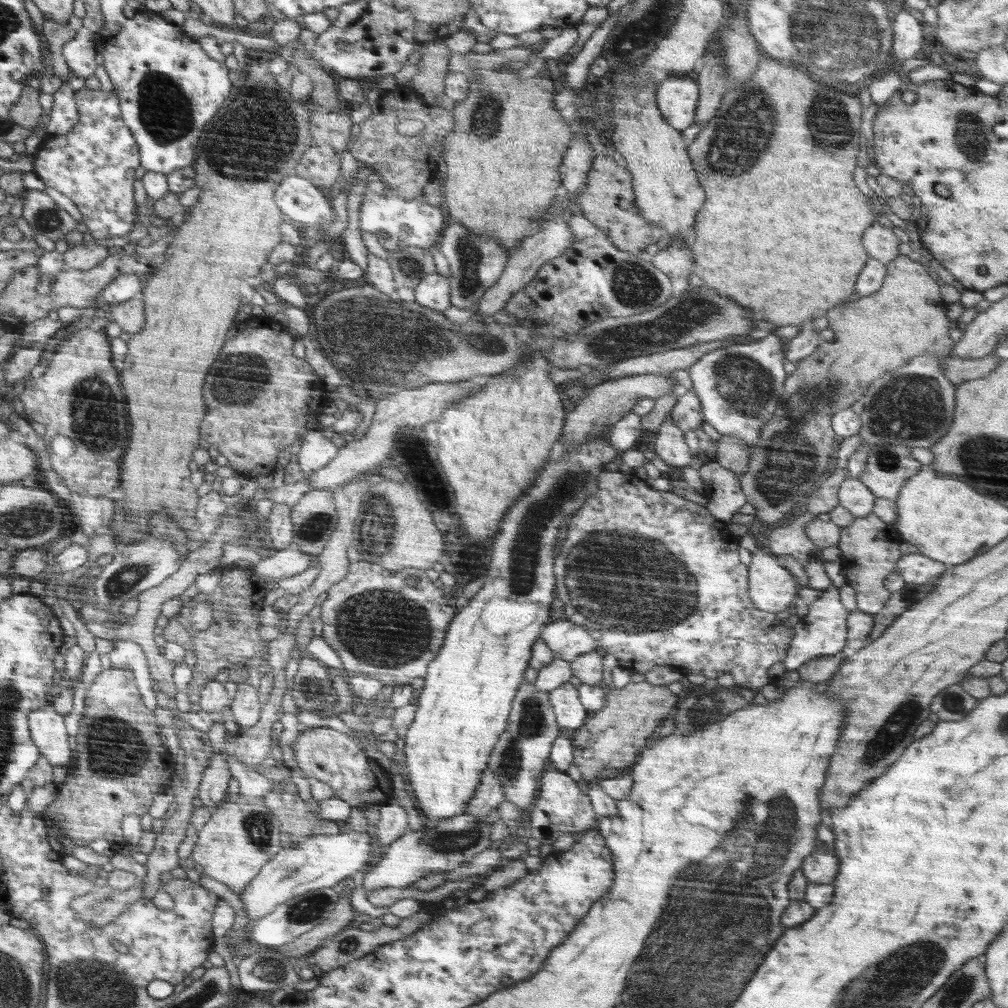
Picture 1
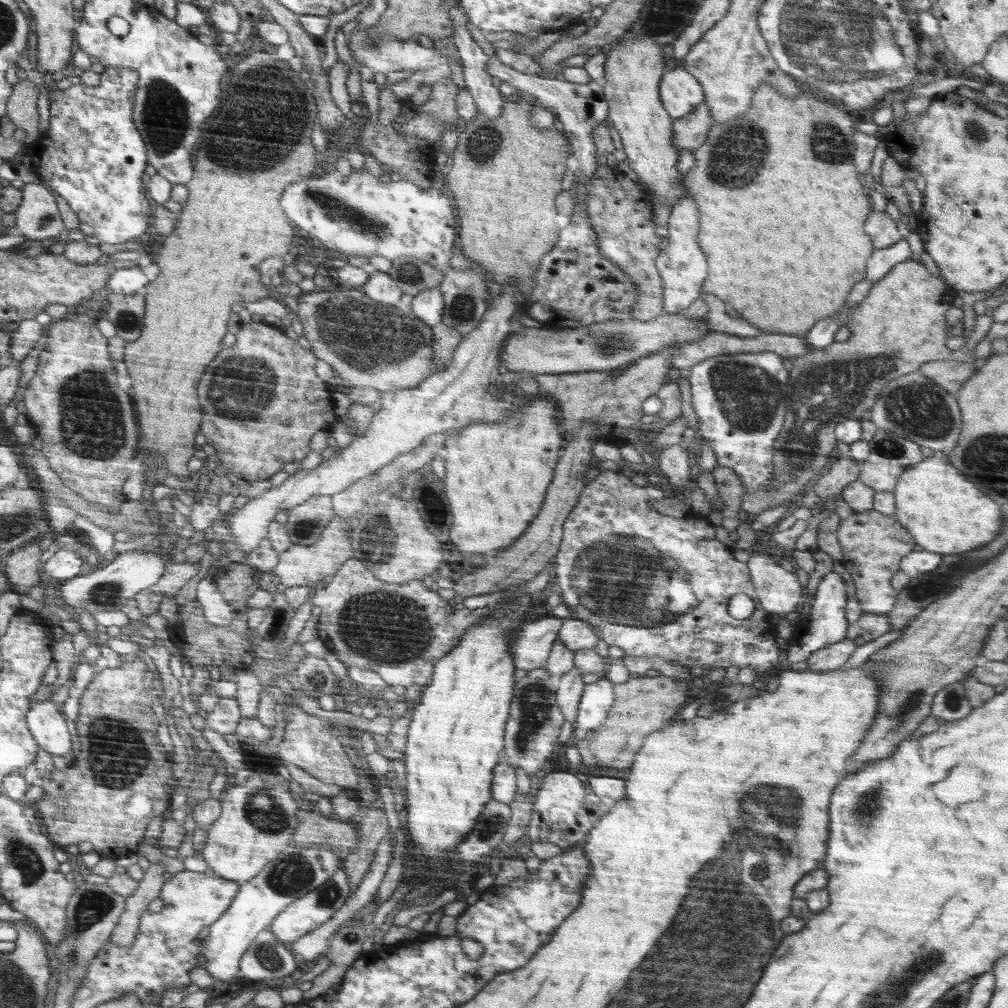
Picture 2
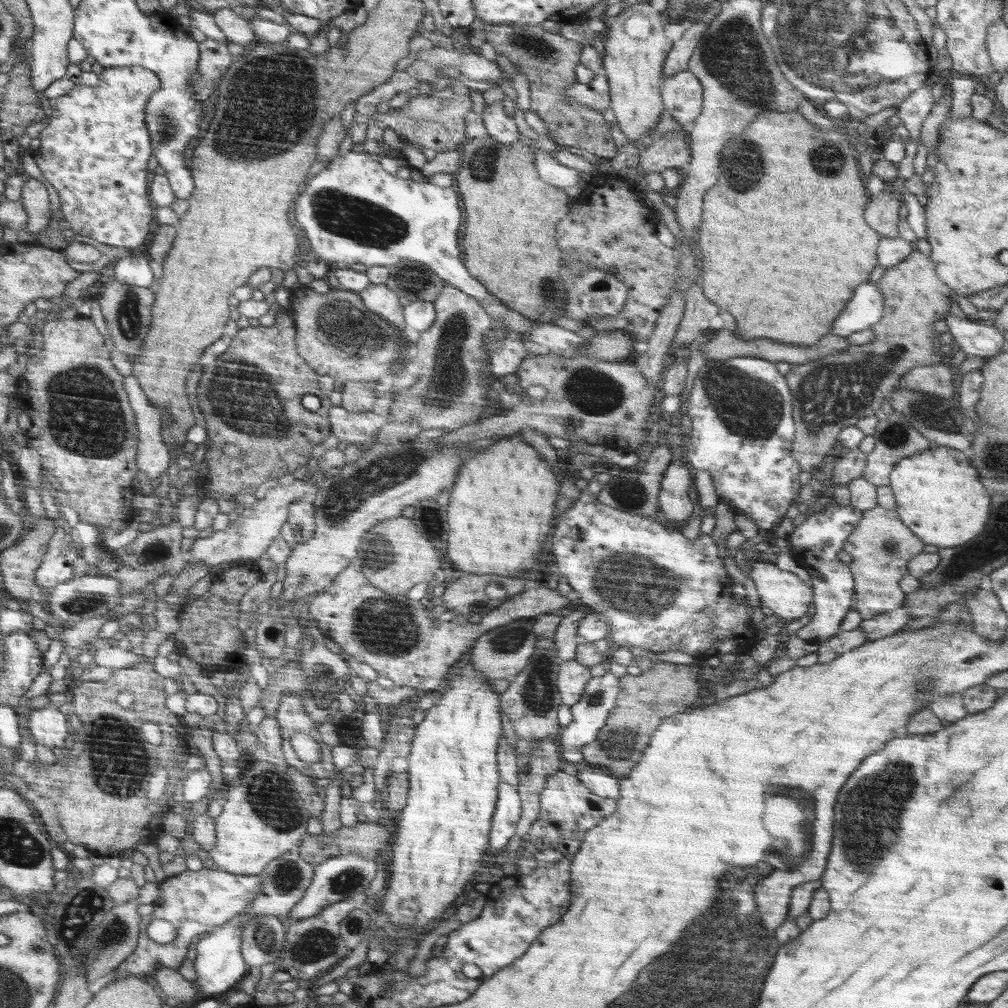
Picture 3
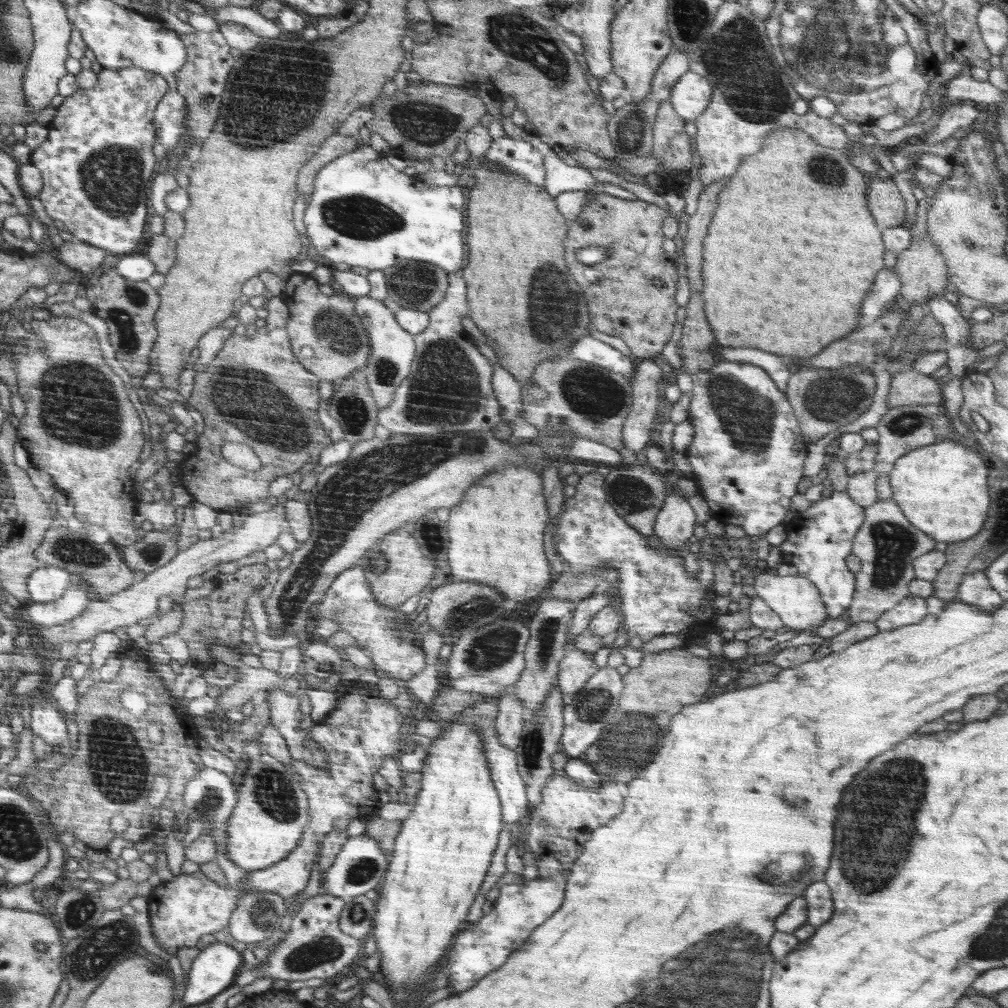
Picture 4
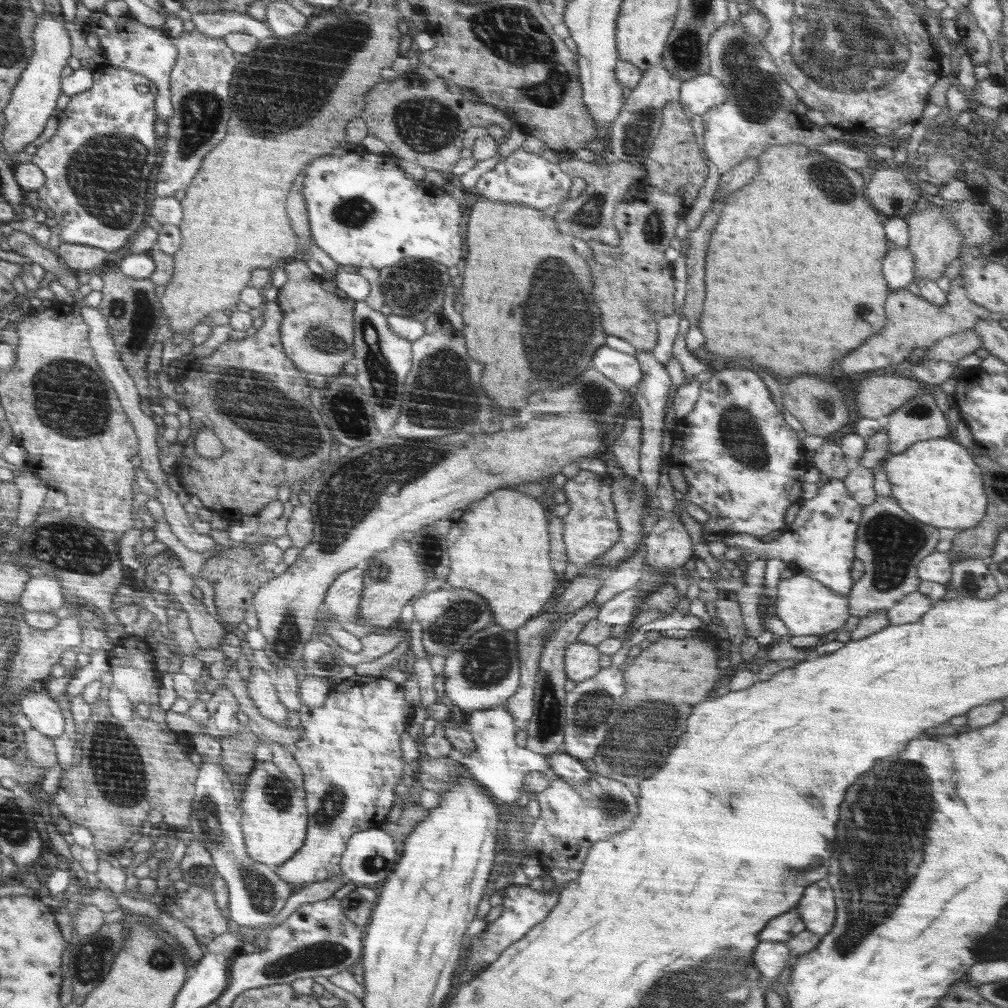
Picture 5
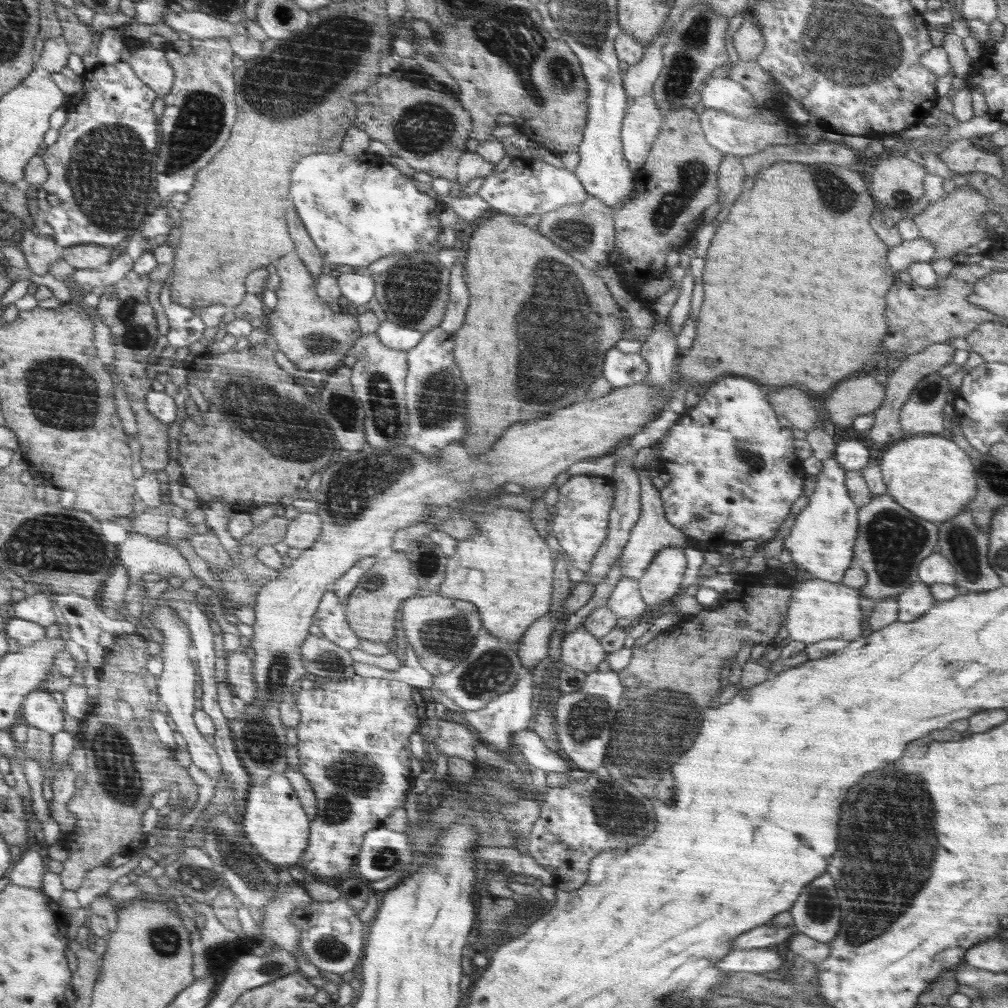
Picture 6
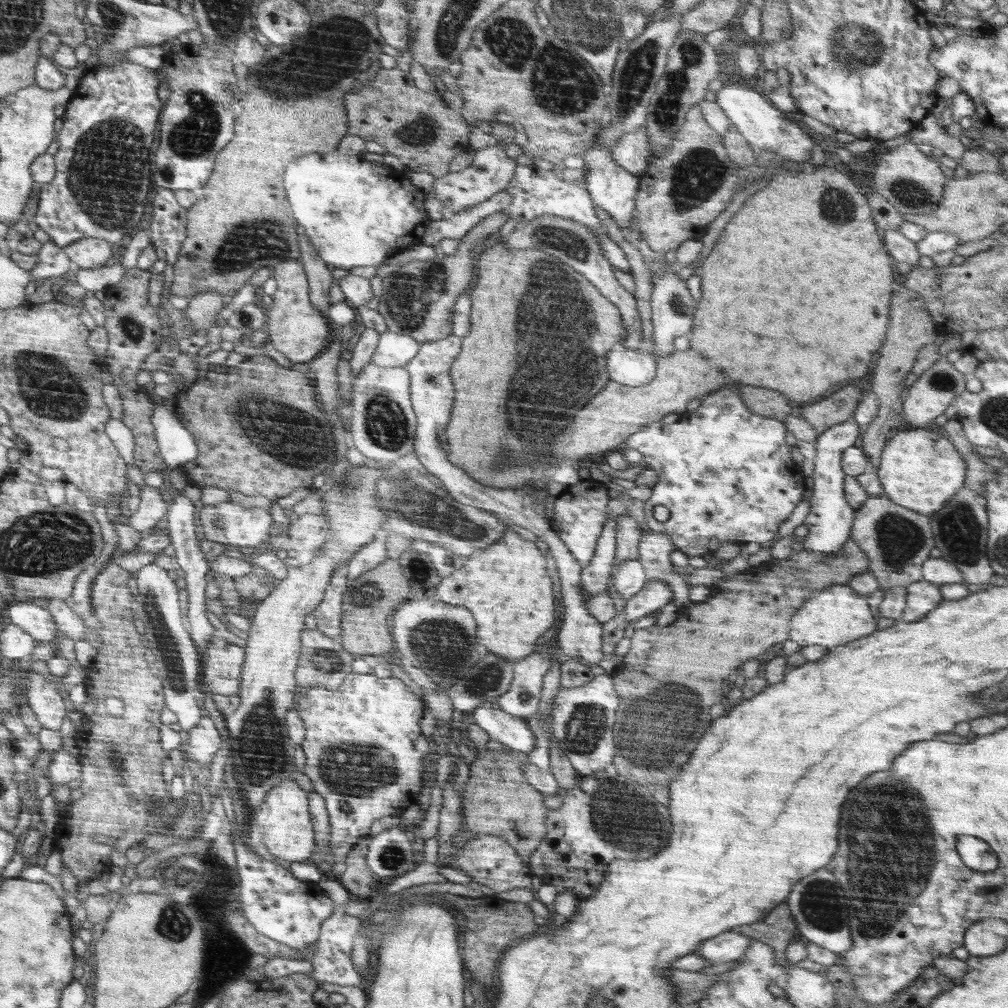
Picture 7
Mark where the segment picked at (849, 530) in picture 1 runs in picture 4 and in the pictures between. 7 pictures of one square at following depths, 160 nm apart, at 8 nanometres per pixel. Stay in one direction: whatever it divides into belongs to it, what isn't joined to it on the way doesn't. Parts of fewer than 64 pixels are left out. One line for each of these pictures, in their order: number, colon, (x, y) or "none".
2: (873, 544)
3: (881, 545)
4: (887, 543)

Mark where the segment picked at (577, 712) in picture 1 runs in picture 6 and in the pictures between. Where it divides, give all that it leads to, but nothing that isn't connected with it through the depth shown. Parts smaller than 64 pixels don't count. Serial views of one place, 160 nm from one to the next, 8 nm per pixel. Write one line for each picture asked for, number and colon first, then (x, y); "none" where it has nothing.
2: (571, 687)
3: (572, 679)
4: (578, 667)
5: (581, 659)
6: (580, 649)

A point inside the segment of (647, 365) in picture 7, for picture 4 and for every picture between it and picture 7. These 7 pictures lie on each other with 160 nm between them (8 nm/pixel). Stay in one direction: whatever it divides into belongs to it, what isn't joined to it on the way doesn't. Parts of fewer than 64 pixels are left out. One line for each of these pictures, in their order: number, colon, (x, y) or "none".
4: (588, 349)
5: (623, 369)
6: (621, 369)

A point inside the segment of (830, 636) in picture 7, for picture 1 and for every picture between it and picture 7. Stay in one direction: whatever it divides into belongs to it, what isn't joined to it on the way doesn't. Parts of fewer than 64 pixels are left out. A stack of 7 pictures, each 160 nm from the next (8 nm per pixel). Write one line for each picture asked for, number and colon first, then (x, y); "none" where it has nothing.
1: (772, 588)
2: (778, 591)
3: (784, 594)
4: (795, 599)
5: (806, 606)
6: (819, 609)

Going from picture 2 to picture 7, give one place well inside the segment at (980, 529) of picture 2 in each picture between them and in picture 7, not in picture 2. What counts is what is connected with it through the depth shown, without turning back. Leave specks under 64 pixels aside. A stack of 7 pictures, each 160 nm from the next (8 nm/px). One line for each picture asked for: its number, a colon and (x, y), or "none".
3: (938, 496)
4: (941, 488)
5: (936, 481)
6: (930, 475)
7: (920, 470)

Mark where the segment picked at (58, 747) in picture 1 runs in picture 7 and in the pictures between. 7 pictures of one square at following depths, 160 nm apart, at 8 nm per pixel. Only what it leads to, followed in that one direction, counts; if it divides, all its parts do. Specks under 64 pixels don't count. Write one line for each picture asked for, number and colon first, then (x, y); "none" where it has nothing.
2: (46, 724)
3: (48, 727)
4: (47, 723)
5: (43, 713)
6: (40, 710)
7: (41, 696)

